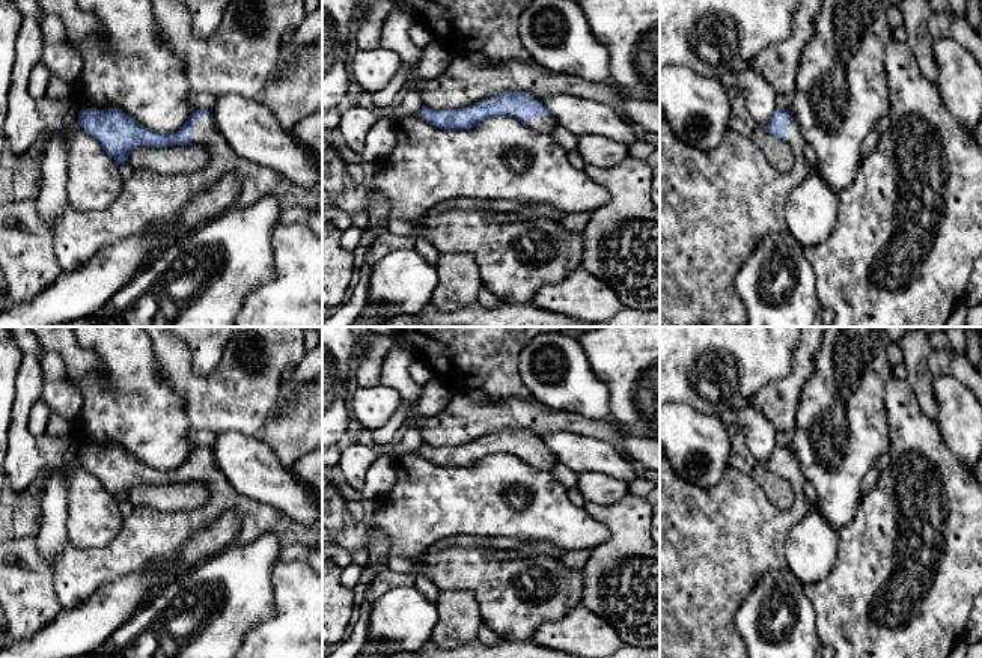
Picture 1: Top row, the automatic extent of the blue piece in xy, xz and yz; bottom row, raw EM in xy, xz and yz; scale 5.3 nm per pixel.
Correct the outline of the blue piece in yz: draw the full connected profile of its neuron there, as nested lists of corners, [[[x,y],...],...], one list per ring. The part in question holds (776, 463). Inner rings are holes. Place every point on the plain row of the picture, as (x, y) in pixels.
[[[776,446],[770,458],[765,461],[765,467],[770,471],[783,476],[791,483],[794,503],[789,509],[780,510],[767,497],[759,483],[732,467],[726,470],[724,476],[712,488],[700,488],[682,480],[673,471],[670,462],[666,458],[660,458],[660,658],[747,658],[744,640],[735,625],[738,608],[767,572],[786,568],[785,548],[788,533],[795,524],[804,519],[810,506],[810,501],[804,494],[806,479],[789,447]]]

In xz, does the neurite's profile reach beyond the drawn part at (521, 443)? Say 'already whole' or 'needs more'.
needs more

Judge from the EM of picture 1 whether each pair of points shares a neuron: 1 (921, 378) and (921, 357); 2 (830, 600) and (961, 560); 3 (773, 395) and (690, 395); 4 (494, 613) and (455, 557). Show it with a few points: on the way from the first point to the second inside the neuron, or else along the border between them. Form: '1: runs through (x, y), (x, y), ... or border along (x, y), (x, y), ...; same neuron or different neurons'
1: runs through (921, 374), (921, 362); same neuron
2: runs through (866, 625), (902, 633), (924, 615), (928, 597); same neuron
3: border along (783, 375), (768, 380), (747, 399); different neurons
4: runs through (493, 600), (493, 595), (469, 571); same neuron

